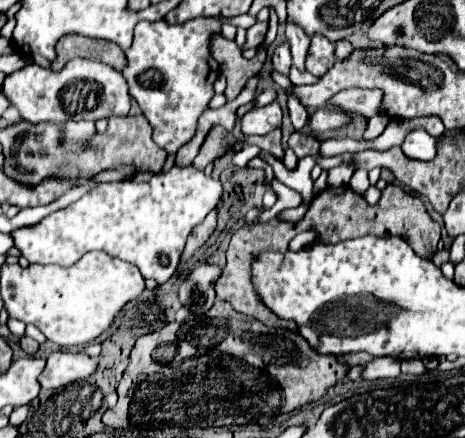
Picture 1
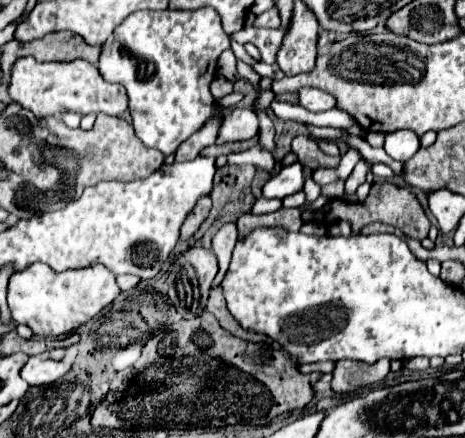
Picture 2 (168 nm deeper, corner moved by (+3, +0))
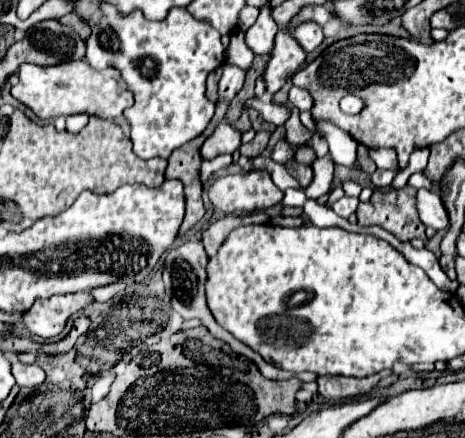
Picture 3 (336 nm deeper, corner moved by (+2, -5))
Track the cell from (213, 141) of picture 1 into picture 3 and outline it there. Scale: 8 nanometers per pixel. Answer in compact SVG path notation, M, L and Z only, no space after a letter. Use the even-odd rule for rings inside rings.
M268 131L256 133L256 137L254 137L250 143L244 143L244 145L240 147L240 155L246 155L246 157L258 157L258 155L266 149L268 137L270 137Z

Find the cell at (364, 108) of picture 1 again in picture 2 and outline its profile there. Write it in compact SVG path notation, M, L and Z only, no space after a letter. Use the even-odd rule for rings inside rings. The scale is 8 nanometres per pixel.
M301 88L299 90L299 104L311 112L323 112L333 108L333 96L321 92L317 88Z

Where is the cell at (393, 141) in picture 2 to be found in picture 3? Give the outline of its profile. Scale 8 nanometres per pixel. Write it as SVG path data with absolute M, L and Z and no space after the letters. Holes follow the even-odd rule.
M370 149L370 157L378 165L378 169L398 171L398 159L394 157L394 149Z

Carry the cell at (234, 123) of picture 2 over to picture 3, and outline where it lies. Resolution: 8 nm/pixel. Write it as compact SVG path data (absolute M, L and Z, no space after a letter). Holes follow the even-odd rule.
M220 121L220 125L204 141L200 151L202 151L202 157L214 159L214 157L218 157L222 153L234 153L240 145L242 145L242 133L234 125L226 123L226 121Z

